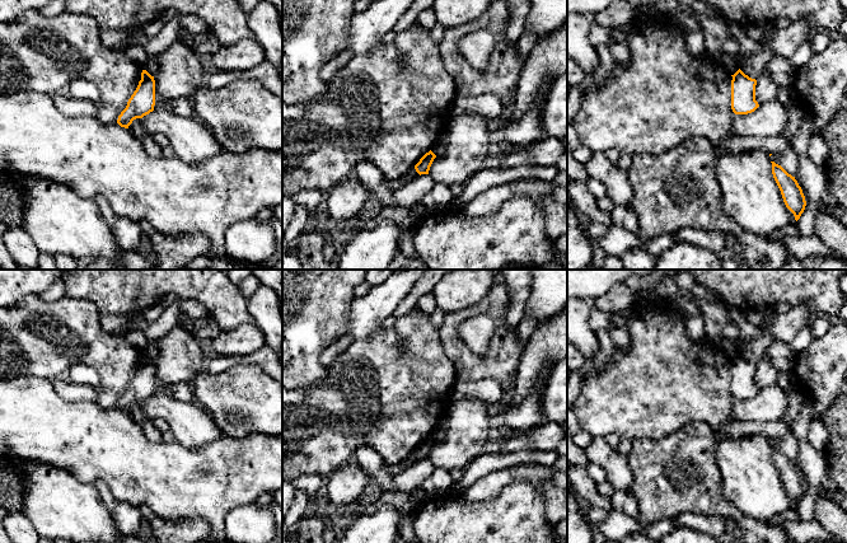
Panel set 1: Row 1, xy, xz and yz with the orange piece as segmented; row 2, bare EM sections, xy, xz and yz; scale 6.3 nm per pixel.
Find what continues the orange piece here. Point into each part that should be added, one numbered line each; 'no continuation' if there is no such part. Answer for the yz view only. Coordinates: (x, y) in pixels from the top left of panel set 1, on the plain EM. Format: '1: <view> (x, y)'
no continuation

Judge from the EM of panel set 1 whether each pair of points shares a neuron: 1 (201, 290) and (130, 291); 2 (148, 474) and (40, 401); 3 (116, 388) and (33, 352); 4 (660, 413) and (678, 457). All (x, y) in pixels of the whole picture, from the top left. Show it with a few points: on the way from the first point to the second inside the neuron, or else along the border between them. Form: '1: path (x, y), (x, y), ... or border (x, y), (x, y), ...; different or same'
1: path (183, 284), (148, 284); same
2: path (121, 455), (113, 448), (74, 435), (66, 427); same
3: path (111, 363), (79, 335), (59, 337); same
4: border (696, 422), (688, 422), (659, 439), (639, 439); different

